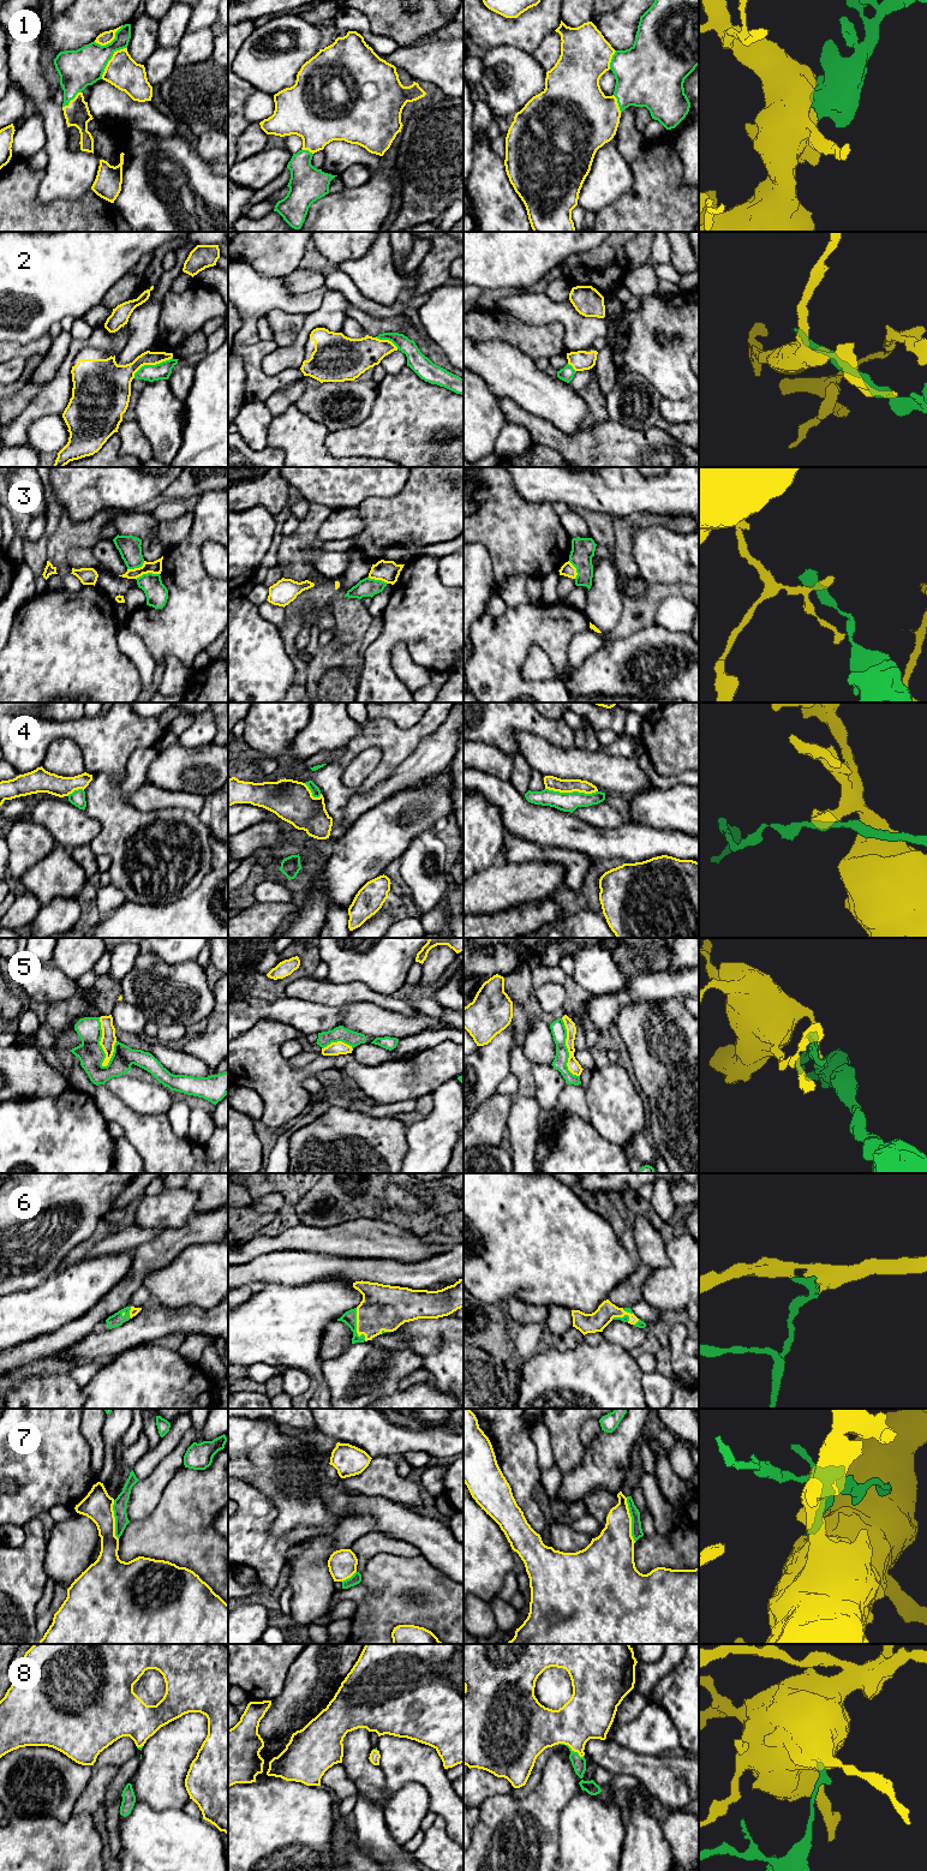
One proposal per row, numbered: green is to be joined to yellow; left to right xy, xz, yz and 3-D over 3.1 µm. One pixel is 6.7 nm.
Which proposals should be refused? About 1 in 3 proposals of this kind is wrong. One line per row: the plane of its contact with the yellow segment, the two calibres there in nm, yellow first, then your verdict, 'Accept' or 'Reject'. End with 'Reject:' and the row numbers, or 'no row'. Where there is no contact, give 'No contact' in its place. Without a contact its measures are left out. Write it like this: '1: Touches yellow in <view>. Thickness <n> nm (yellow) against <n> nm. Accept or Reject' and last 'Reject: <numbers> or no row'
1: Touches yellow in xy. Thickness 220 nm (yellow) against 260 nm. Accept
2: Touches yellow in xy. Thickness 180 nm (yellow) against 110 nm. Reject
3: Touches yellow in xy. Thickness 90 nm (yellow) against 150 nm. Reject
4: Touches yellow in yz. Thickness 100 nm (yellow) against 130 nm. Reject
5: Touches yellow in xy. Thickness 100 nm (yellow) against 170 nm. Reject
6: Touches yellow in xz. Thickness 300 nm (yellow) against 100 nm. Accept
7: Touches yellow in yz. Thickness 280 nm (yellow) against 80 nm. Reject
8: Touches yellow in yz. Thickness 320 nm (yellow) against 100 nm. Accept
Reject: 2, 3, 4, 5, 7

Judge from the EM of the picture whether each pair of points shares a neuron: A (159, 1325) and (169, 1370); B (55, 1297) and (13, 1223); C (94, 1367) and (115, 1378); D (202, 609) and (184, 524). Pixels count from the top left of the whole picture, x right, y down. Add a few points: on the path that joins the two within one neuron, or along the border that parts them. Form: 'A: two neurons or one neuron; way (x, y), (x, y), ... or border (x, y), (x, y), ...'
A: two neurons; border (154, 1342), (133, 1345), (126, 1350)
B: two neurons; border (55, 1272), (37, 1285), (19, 1291)
C: two neurons; border (106, 1361), (83, 1386)
D: two neurons; border (193, 512), (193, 524), (189, 536), (167, 549)

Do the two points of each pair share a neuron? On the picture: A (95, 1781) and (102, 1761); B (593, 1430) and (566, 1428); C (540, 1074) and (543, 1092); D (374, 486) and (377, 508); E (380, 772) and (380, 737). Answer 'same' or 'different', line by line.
A: different
B: different
C: same
D: different
E: same

